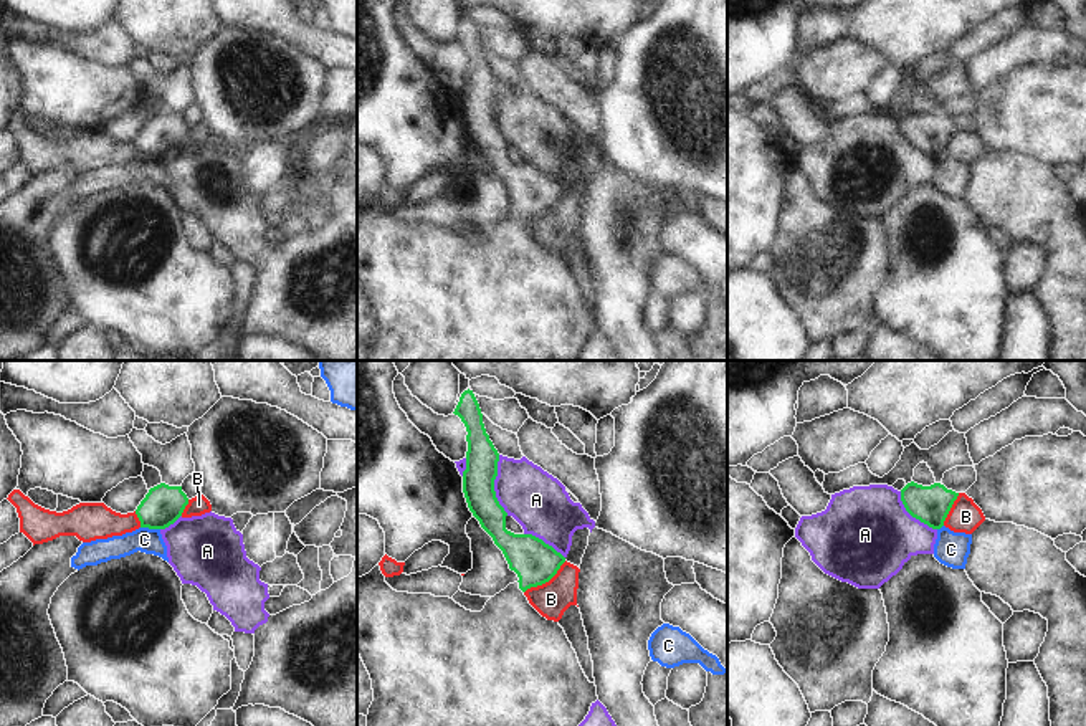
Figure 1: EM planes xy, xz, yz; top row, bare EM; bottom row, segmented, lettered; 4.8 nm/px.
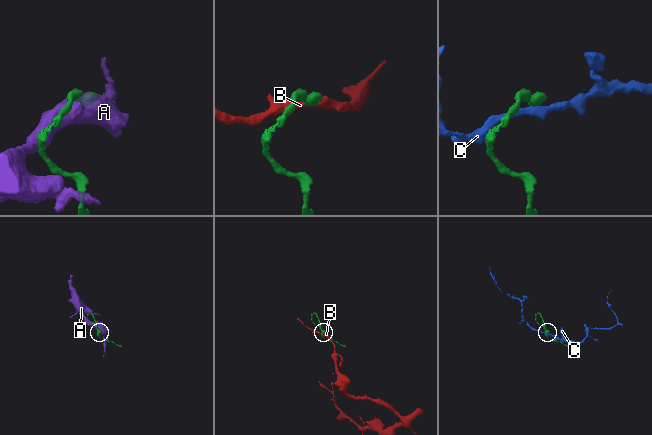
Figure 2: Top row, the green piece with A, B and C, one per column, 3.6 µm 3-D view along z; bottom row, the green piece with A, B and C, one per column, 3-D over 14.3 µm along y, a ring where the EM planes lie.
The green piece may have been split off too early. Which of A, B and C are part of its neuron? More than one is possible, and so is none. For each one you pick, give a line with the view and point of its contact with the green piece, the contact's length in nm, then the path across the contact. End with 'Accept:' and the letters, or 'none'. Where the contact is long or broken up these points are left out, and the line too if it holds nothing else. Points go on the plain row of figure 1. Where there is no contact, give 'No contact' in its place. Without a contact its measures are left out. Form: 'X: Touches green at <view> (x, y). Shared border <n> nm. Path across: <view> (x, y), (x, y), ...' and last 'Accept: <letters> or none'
Accept: none.

